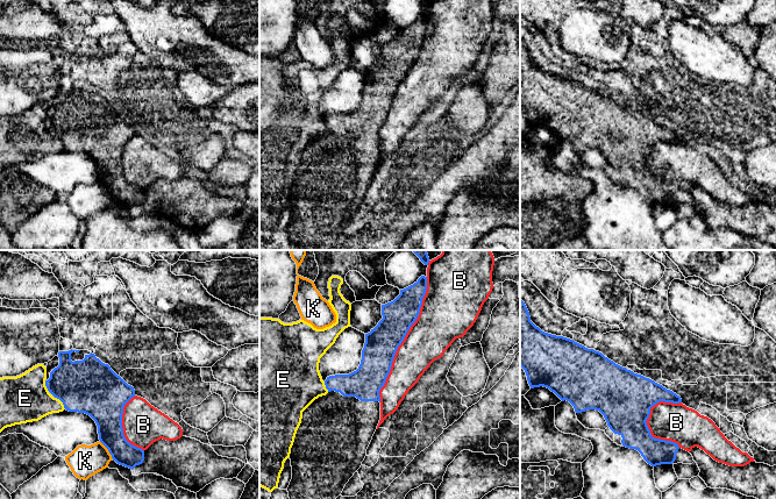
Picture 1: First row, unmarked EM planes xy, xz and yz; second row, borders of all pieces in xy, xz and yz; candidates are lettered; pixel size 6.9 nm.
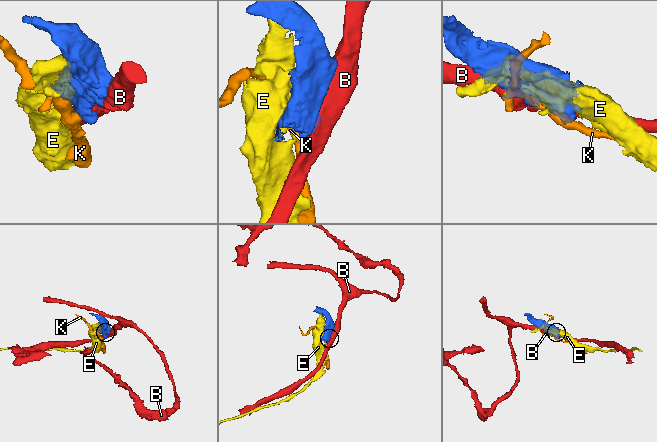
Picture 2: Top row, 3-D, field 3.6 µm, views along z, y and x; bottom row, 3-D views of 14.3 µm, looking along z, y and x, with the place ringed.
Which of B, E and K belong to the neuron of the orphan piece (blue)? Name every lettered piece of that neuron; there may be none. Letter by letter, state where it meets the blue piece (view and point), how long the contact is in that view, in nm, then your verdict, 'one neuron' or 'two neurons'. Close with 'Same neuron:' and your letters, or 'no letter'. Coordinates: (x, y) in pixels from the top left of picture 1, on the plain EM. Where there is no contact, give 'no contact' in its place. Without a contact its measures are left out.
B: xz (403, 79) | 900 nm | two neurons
E: xy (62, 141) | 120 nm | two neurons
K: xy (108, 190) | 160 nm | two neurons
Same neuron: no letter

